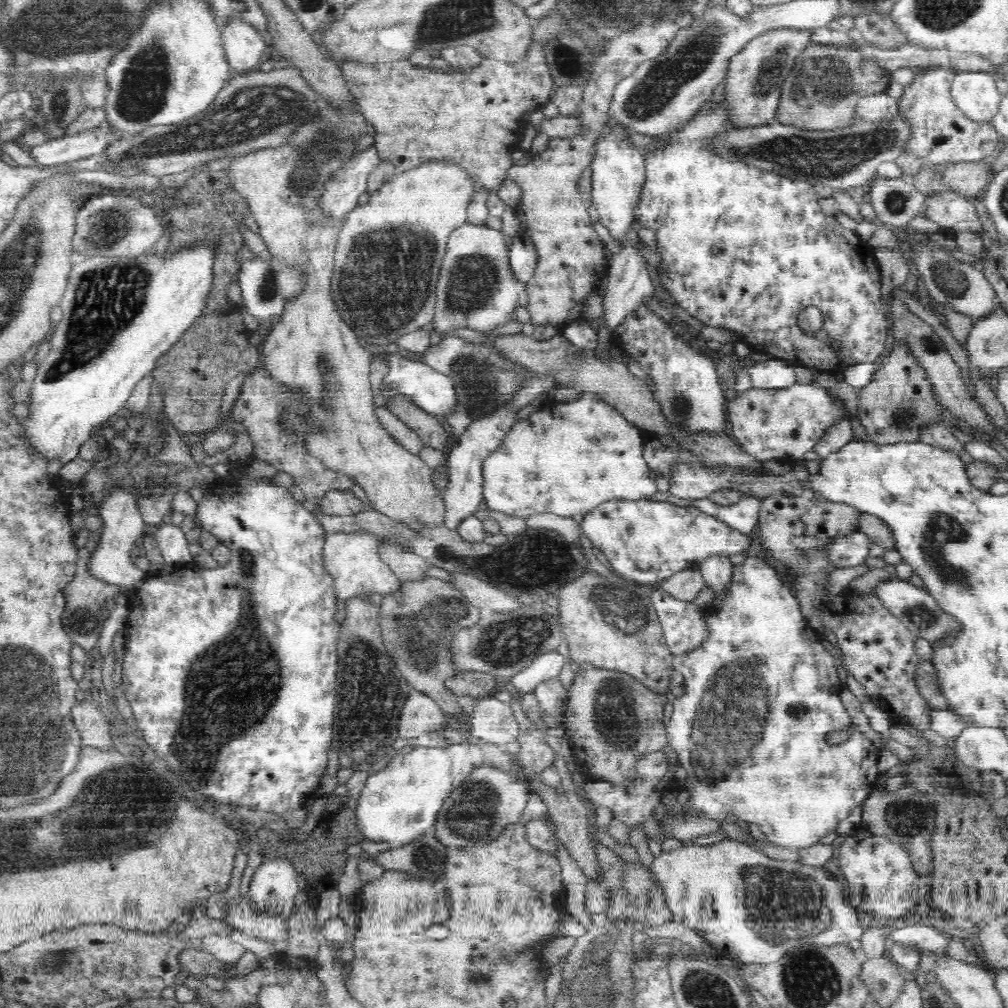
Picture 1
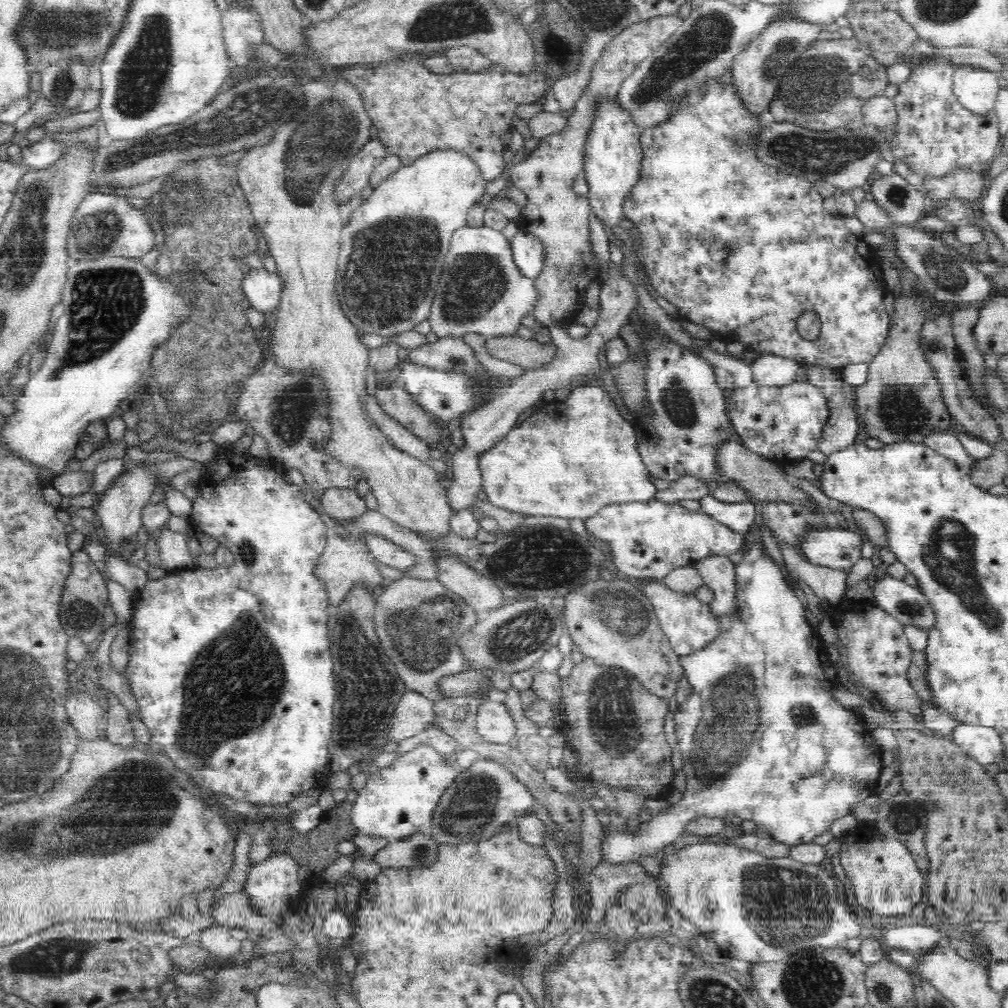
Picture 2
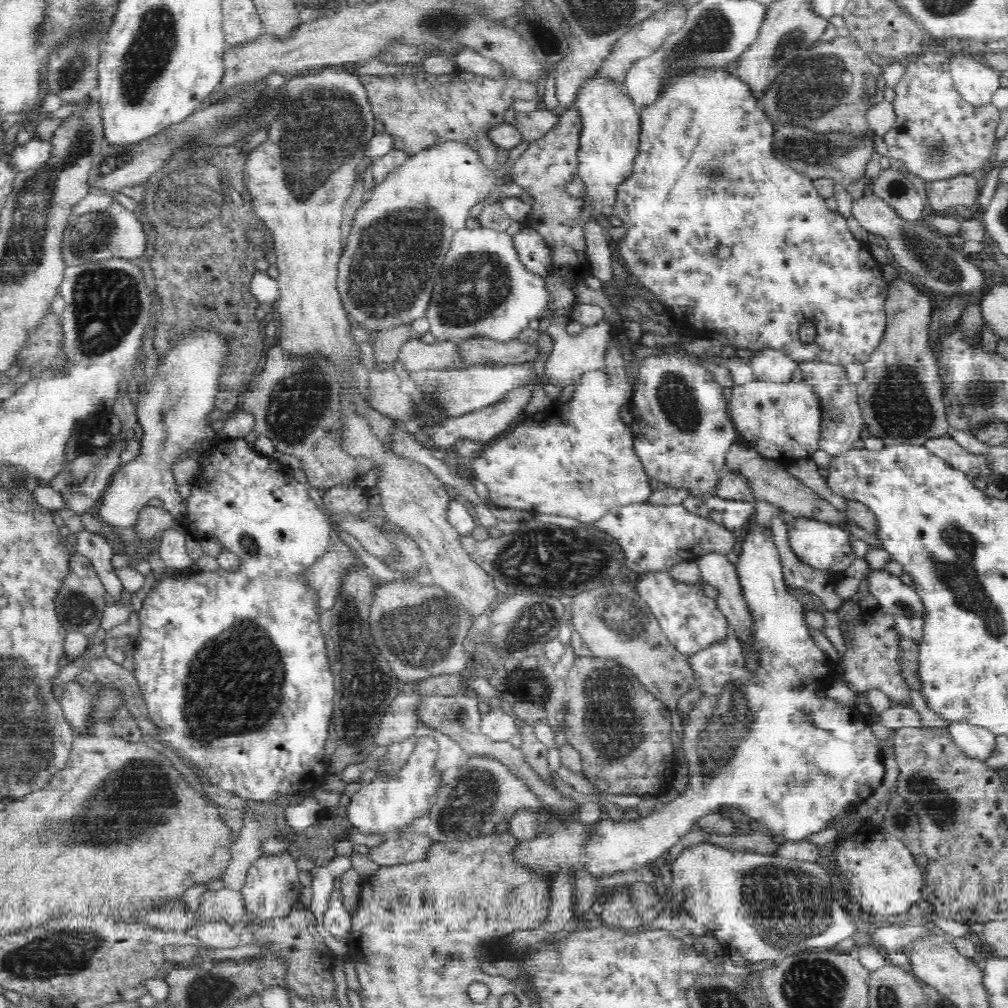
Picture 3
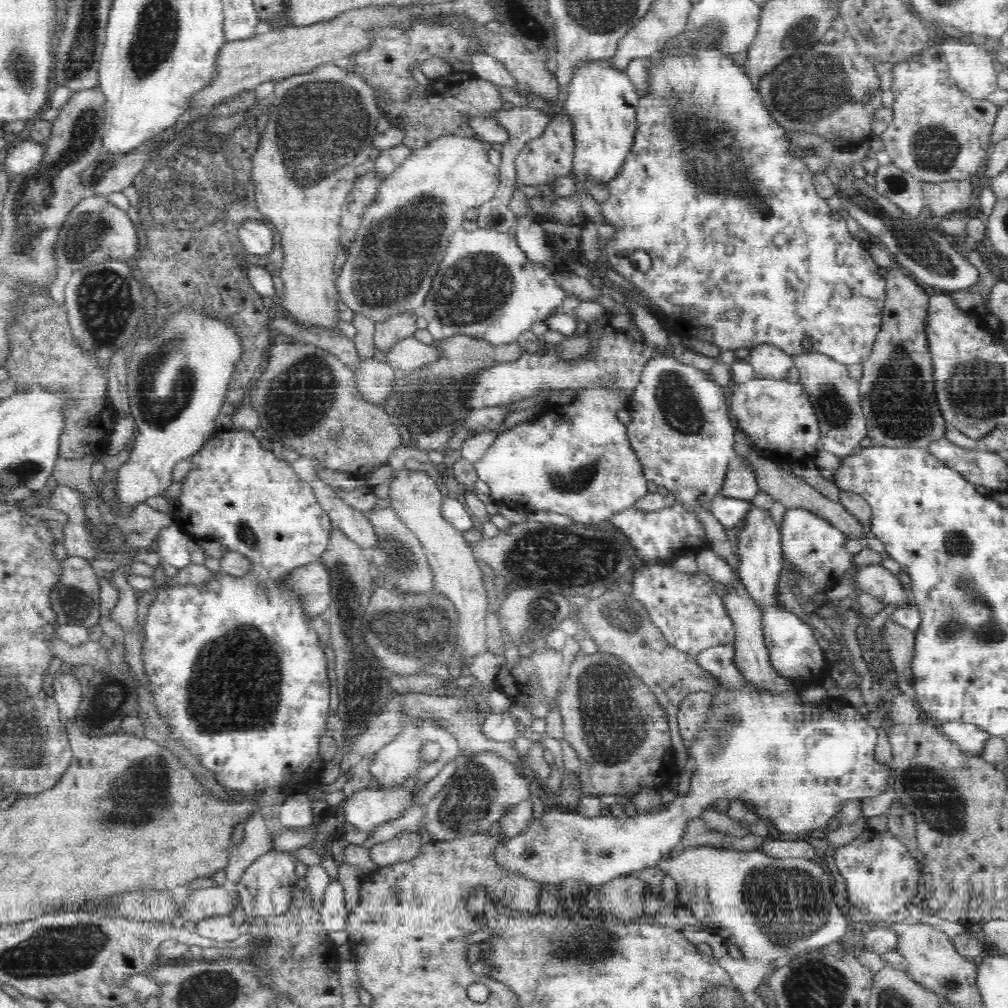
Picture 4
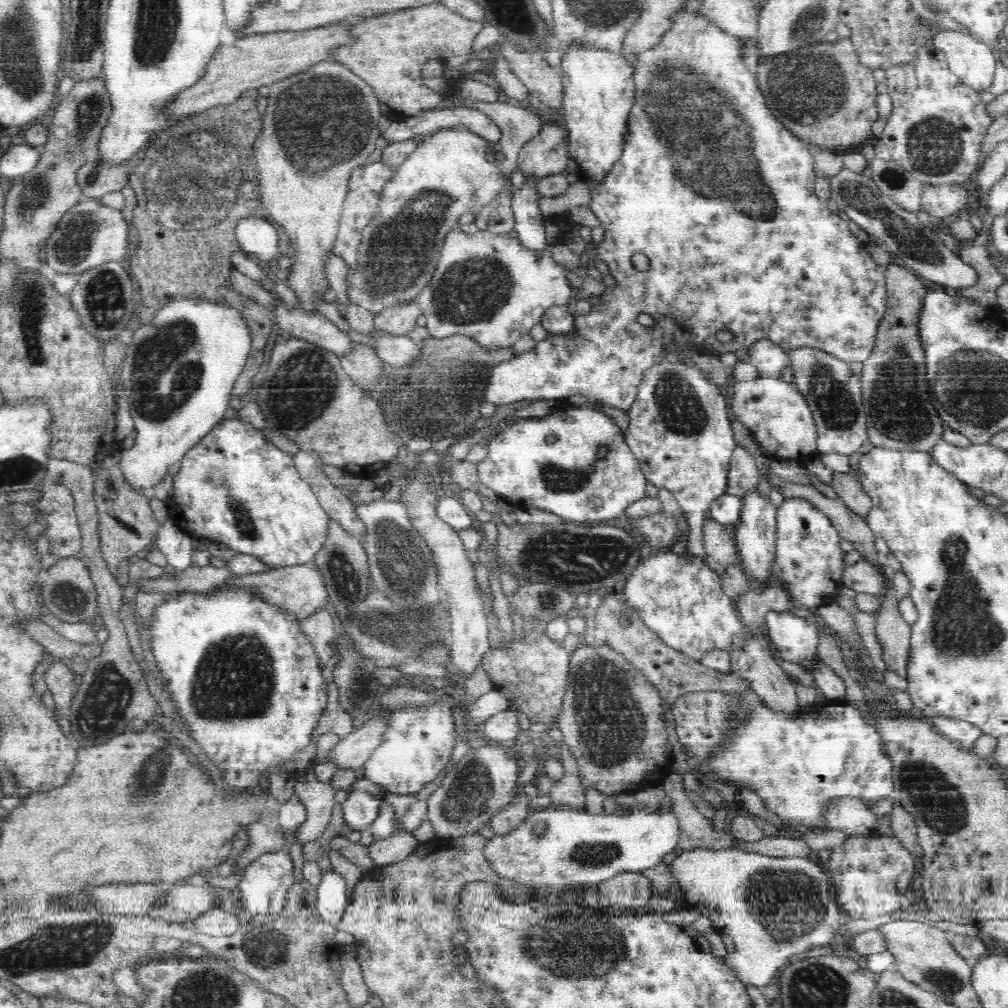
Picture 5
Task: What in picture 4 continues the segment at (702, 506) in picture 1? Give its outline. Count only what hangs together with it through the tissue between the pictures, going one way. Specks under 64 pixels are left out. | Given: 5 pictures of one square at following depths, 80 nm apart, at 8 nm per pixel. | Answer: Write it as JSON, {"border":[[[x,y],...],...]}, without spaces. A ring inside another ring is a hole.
{"border":[[[716,495],[705,504],[726,529],[732,529],[738,525],[743,526],[749,512],[754,508],[752,501],[738,500],[722,495]]]}

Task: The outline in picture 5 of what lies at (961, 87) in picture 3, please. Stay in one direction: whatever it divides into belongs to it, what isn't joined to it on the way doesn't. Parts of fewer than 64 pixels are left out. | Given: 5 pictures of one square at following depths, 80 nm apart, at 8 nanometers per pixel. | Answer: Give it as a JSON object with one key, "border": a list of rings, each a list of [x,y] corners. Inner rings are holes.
{"border":[[[941,28],[930,46],[943,52],[950,72],[966,88],[978,93],[993,85],[998,61],[992,48],[981,44],[978,37]]]}

